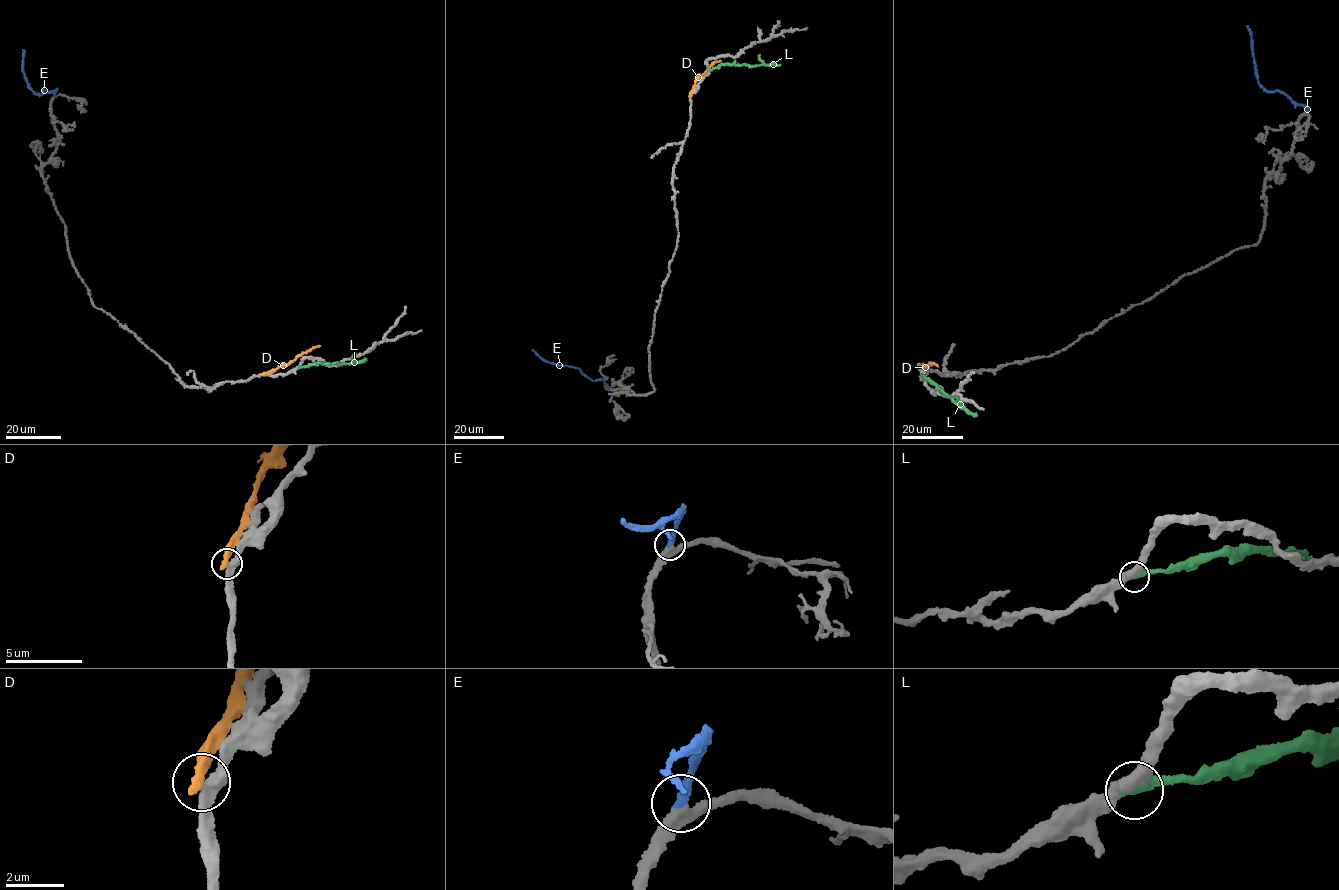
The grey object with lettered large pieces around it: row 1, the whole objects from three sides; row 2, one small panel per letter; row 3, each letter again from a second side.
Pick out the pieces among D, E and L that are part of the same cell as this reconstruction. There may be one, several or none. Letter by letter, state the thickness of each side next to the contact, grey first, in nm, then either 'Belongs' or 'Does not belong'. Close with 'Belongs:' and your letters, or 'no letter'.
D: Thickness 400 nm (grey) against 440 nm. Does not belong
E: Thickness 360 nm (grey) against 340 nm. Belongs
L: Thickness 480 nm (grey) against 400 nm. Does not belong
Belongs: E

